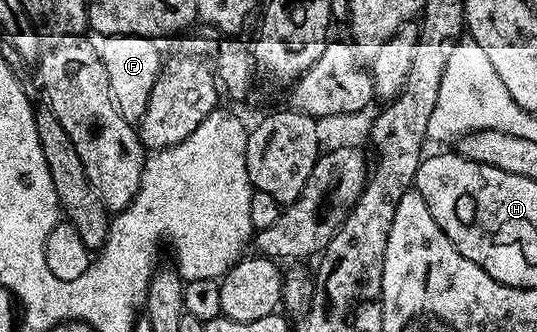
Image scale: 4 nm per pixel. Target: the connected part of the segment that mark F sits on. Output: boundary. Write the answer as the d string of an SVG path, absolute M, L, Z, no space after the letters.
M95 35L93 42L96 54L100 54L100 62L108 72L108 86L120 114L128 123L137 125L148 106L152 86L156 86L156 78L162 73L164 57L158 49L159 41L143 36Z

